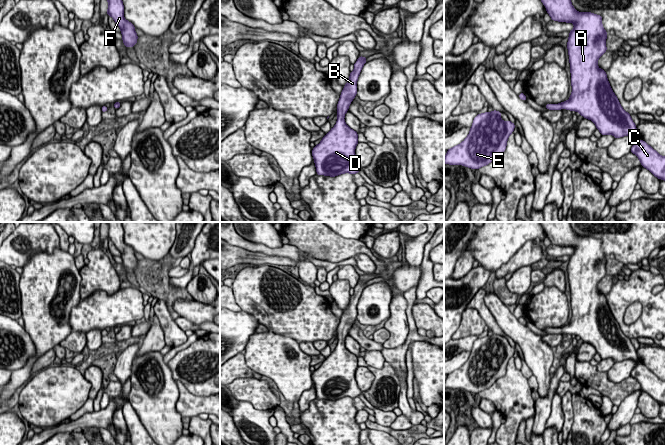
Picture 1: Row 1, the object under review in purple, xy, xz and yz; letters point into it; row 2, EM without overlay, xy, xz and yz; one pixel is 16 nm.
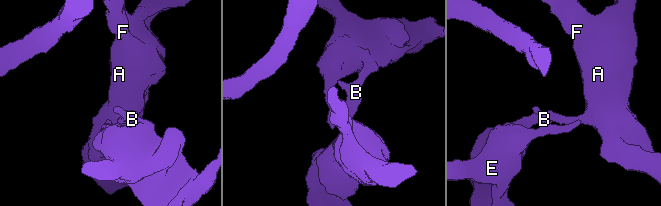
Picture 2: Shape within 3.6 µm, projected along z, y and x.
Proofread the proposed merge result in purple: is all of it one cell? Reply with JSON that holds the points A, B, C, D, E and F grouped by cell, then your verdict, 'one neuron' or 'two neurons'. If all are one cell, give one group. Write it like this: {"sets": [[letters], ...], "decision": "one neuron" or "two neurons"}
{"sets": [["A", "B", "C", "D", "E", "F"]], "decision": "one neuron"}

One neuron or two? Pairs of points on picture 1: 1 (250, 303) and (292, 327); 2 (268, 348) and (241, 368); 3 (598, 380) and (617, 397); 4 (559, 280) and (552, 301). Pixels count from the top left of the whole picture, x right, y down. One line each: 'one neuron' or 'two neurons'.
1: one neuron
2: two neurons
3: one neuron
4: two neurons

